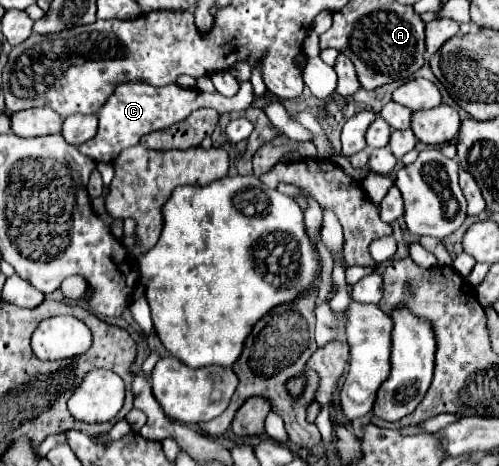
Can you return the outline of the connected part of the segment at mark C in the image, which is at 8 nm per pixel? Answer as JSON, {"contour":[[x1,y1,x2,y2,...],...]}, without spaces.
{"contour":[[249,81,241,83,239,91,235,97,227,99,219,93,203,93,199,89,179,89,175,83,167,85,167,87,153,87,147,83,121,83,115,87,115,91,111,93,111,97,107,99,107,103,99,109,99,129,97,135,89,141,85,141,83,145,79,145,79,151,83,155,93,157,95,161,103,161,103,163,113,163,113,159,125,149,131,147,135,143,139,143,139,139,147,133,153,131,161,131,171,127,177,121,183,121,185,117,189,117,189,113,193,113,195,109,201,107,211,107,219,113,223,111,243,111,251,105,253,101,253,85]]}

